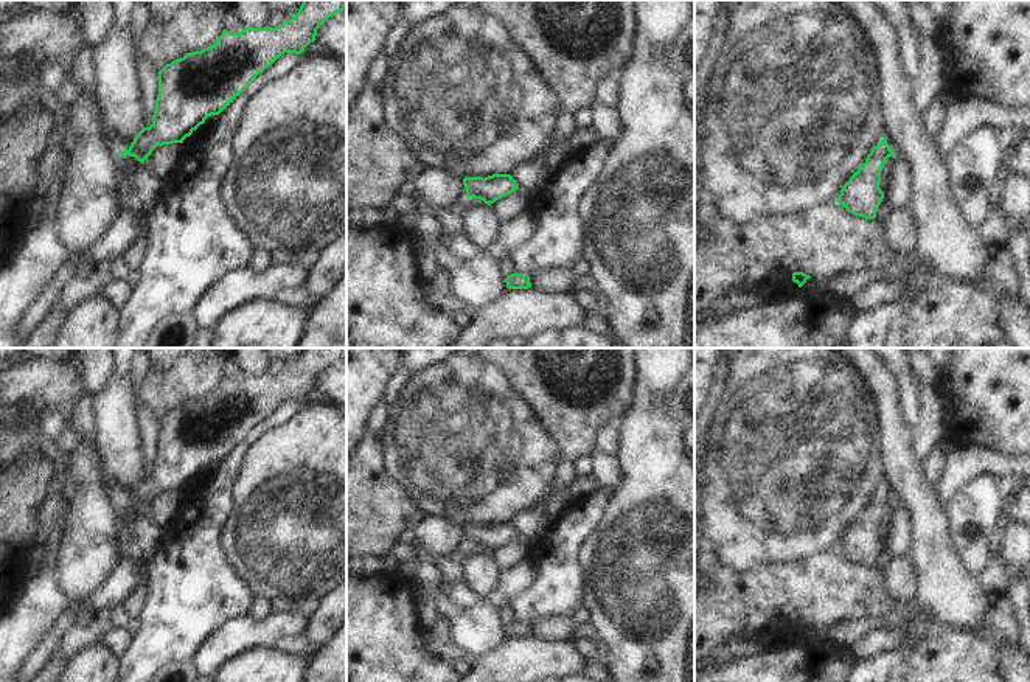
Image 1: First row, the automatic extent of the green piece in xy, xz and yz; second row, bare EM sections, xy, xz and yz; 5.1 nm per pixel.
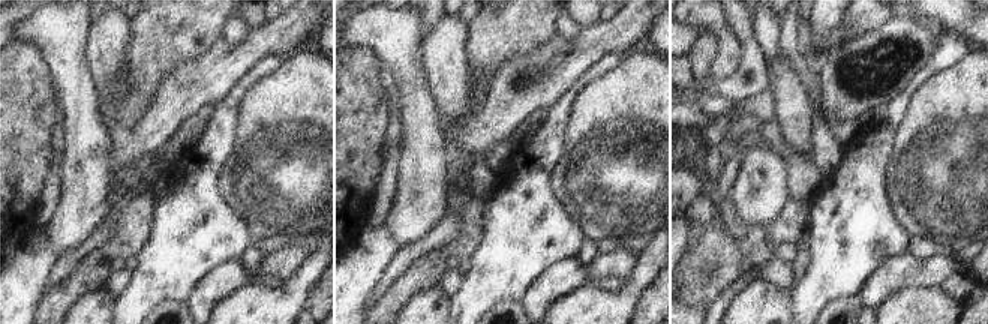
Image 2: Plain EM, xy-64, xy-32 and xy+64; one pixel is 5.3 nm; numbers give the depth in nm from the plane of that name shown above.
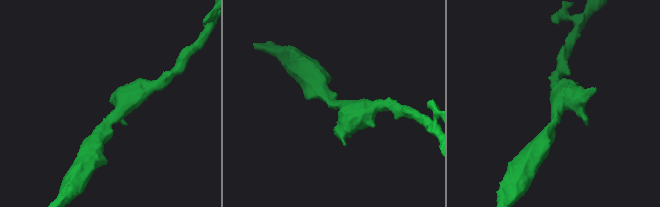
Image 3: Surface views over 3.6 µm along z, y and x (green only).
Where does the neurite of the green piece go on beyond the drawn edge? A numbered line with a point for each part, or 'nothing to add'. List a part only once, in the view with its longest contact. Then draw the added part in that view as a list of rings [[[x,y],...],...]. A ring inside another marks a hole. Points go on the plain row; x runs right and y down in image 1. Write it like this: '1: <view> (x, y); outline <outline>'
nothing to add

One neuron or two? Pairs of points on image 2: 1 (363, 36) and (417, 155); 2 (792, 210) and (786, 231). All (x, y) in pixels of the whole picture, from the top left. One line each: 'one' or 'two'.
1: one
2: one

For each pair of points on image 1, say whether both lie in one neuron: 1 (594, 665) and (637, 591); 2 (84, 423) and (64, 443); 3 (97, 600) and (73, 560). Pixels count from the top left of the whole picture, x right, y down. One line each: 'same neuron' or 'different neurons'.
1: different neurons
2: same neuron
3: different neurons

